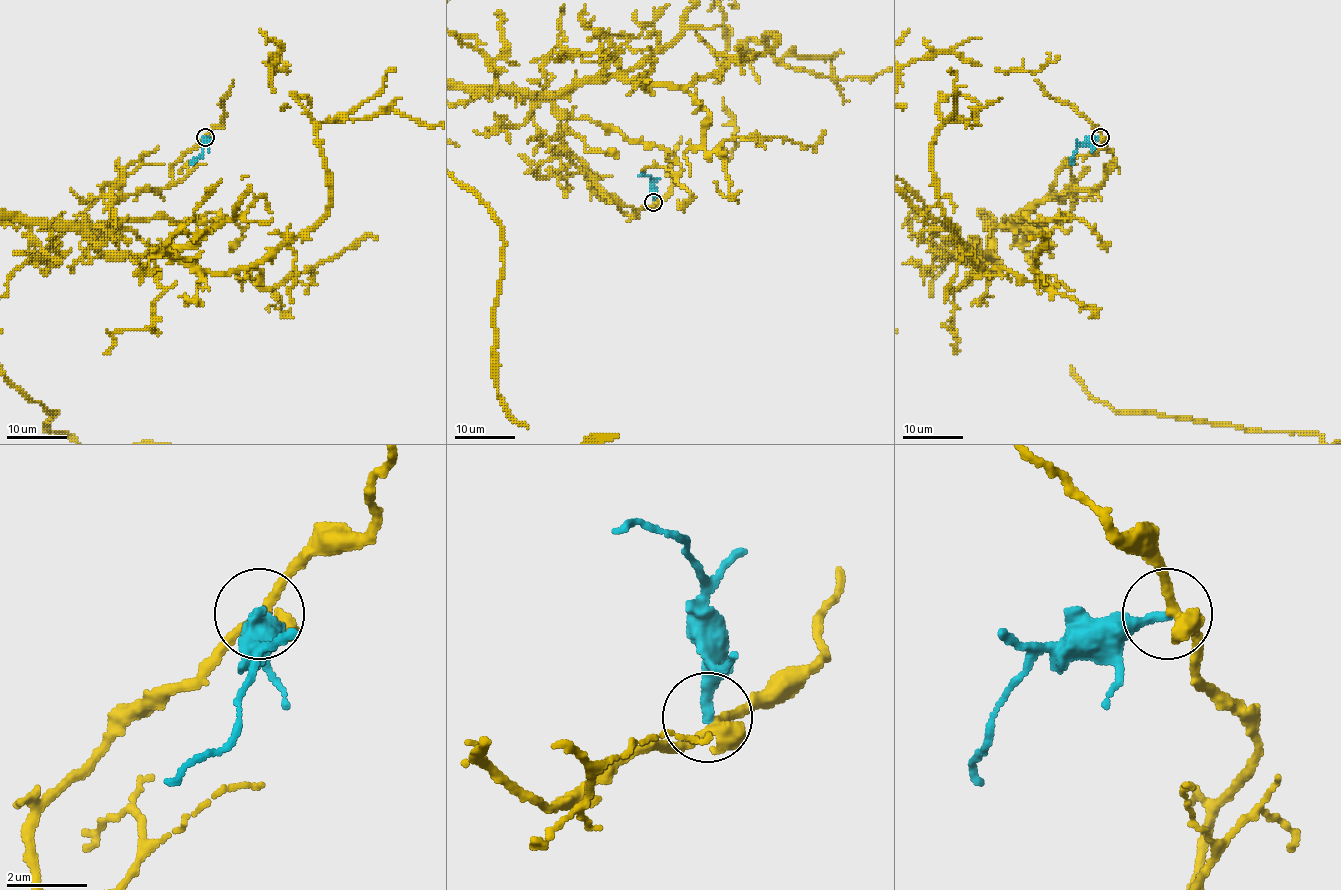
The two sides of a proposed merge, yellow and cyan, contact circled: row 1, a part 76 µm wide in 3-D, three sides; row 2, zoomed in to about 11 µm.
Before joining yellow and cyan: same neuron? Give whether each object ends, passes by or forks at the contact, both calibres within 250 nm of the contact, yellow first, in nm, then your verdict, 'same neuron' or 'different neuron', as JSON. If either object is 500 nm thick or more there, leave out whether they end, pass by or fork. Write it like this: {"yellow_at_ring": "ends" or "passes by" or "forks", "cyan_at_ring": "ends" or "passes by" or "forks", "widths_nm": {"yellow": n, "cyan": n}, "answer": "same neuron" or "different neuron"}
{"yellow_at_ring": "passes by", "cyan_at_ring": "ends", "widths_nm": {"yellow": 360, "cyan": 280}, "answer": "different neuron"}

